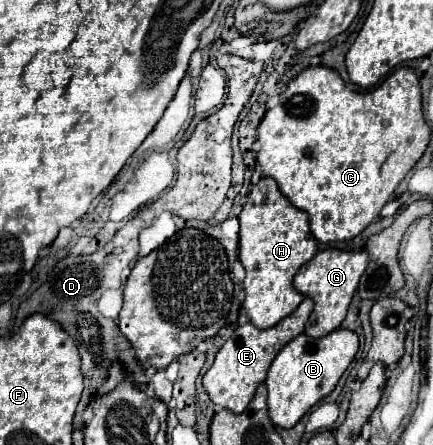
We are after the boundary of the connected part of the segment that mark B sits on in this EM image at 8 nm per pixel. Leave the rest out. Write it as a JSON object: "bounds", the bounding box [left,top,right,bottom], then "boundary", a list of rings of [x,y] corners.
{"bounds":[265,329,359,429],"boundary":[[[335,329],[333,333],[313,339],[307,335],[299,335],[293,341],[289,341],[273,359],[265,387],[269,391],[267,395],[267,411],[269,419],[279,429],[291,429],[297,425],[297,421],[323,397],[327,397],[345,369],[351,365],[355,353],[359,349],[359,337],[349,329]]]}

